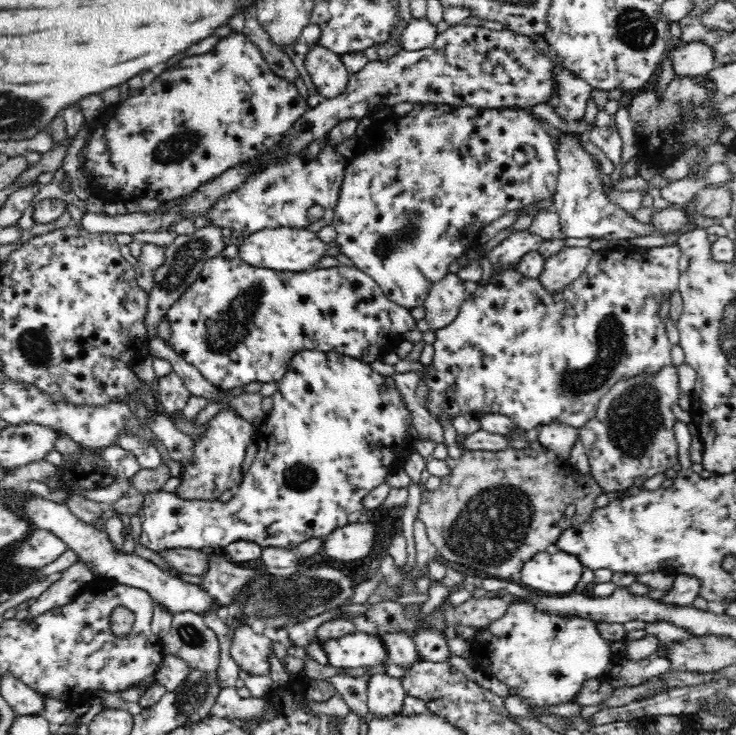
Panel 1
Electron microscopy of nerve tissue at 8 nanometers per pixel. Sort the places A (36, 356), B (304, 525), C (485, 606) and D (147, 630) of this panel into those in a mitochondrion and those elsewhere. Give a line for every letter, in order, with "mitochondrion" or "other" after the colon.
A: mitochondrion
B: other
C: other
D: other

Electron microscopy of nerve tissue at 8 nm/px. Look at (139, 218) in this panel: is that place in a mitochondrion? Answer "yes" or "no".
no

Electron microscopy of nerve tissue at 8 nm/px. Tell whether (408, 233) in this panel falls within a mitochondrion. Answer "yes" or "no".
yes

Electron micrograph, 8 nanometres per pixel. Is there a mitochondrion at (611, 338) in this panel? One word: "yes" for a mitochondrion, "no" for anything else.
yes

